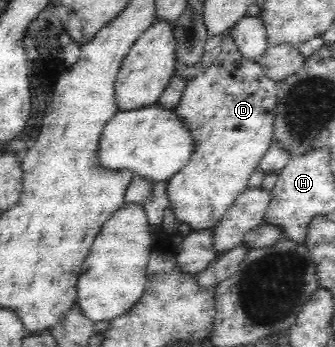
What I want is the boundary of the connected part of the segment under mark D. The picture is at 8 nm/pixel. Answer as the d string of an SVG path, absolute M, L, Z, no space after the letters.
M231 35L224 37L219 57L216 63L189 80L180 103L175 107L175 113L183 119L195 139L195 150L188 165L168 180L168 197L176 219L188 223L194 231L212 228L221 220L236 198L248 188L250 176L273 143L278 82L264 73L257 59L244 57Z

